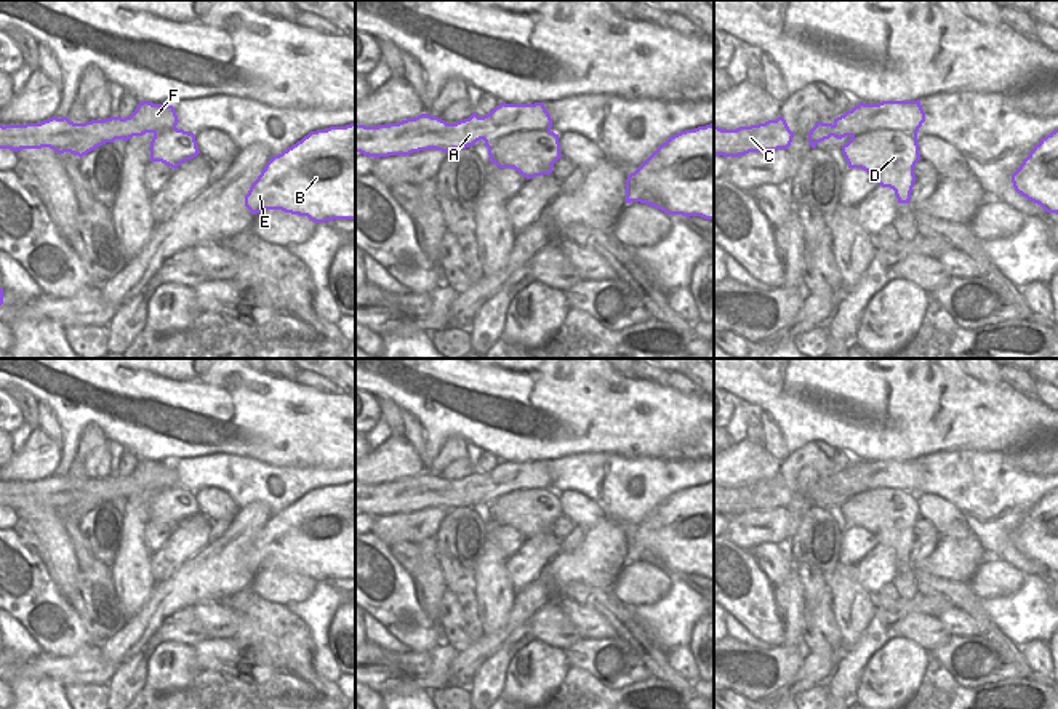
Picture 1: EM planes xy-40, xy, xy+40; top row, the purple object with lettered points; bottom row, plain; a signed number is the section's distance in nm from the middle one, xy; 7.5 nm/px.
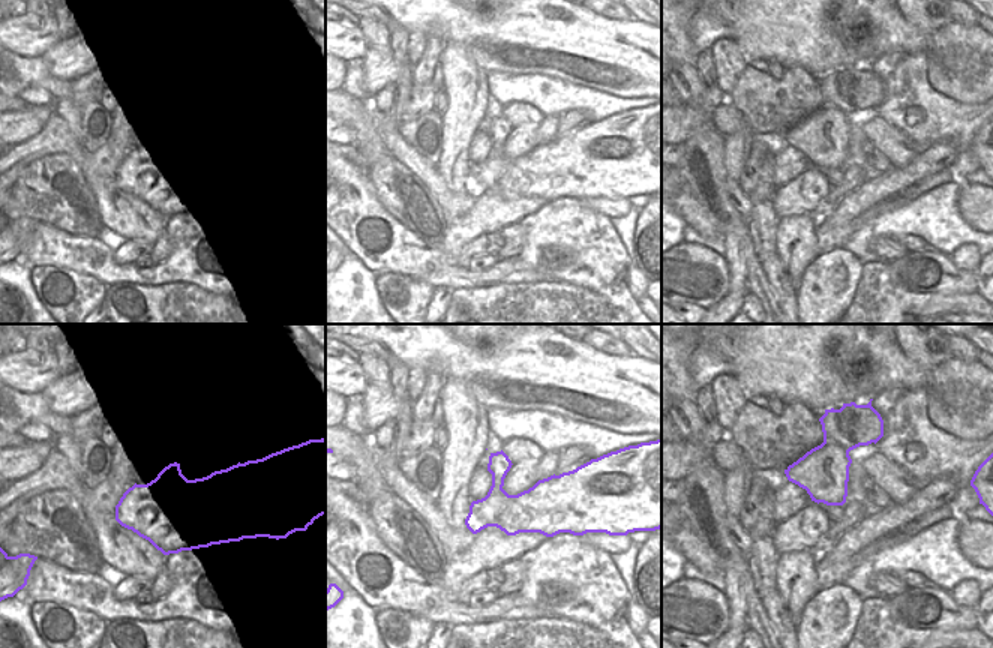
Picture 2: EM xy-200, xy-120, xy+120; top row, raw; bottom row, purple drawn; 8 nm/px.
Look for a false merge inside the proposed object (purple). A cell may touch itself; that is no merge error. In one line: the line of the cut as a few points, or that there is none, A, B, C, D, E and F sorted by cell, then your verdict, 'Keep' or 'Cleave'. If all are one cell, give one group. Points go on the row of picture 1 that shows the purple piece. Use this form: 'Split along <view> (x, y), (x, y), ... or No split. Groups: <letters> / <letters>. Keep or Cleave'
Split along xy+40 (916, 133), (871, 130), (852, 138). Groups: A C F / B D E. Cleave.

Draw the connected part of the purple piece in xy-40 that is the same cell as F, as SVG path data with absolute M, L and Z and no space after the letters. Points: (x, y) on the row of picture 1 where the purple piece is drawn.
M142 101L130 117L110 117L74 123L67 117L51 117L40 123L0 125L0 149L42 149L50 147L58 154L70 152L83 157L96 147L128 141L133 136L146 133L160 133L174 130L178 115L173 106L152 104Z

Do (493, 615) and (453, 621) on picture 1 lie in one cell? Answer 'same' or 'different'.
different

